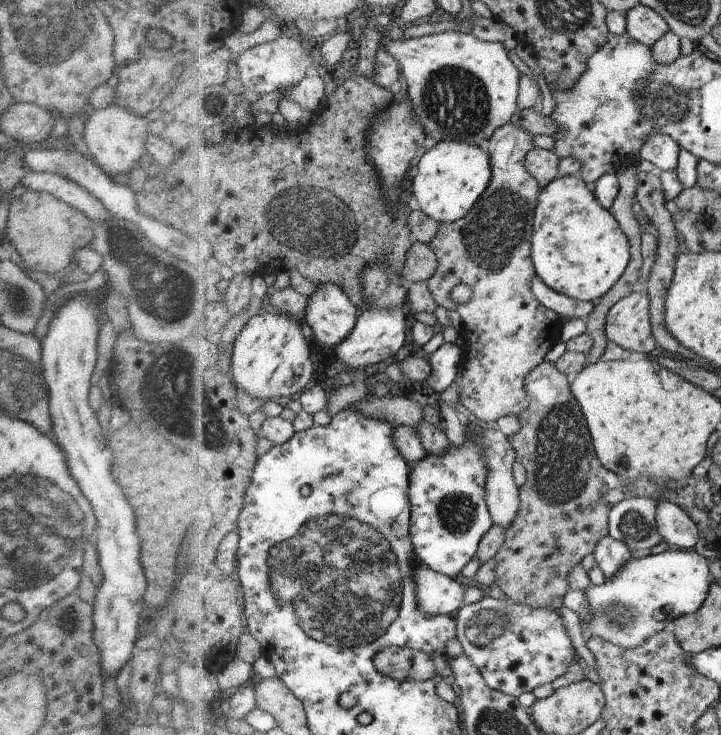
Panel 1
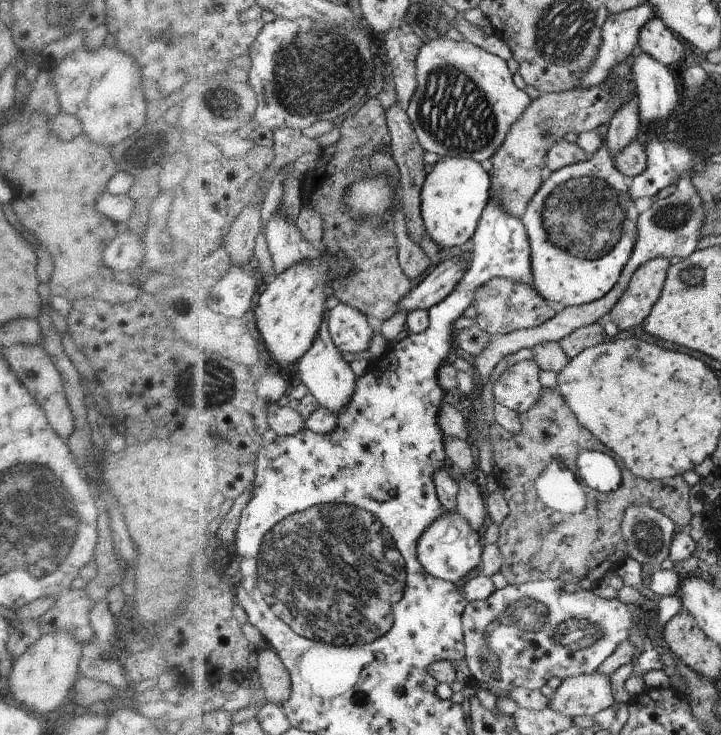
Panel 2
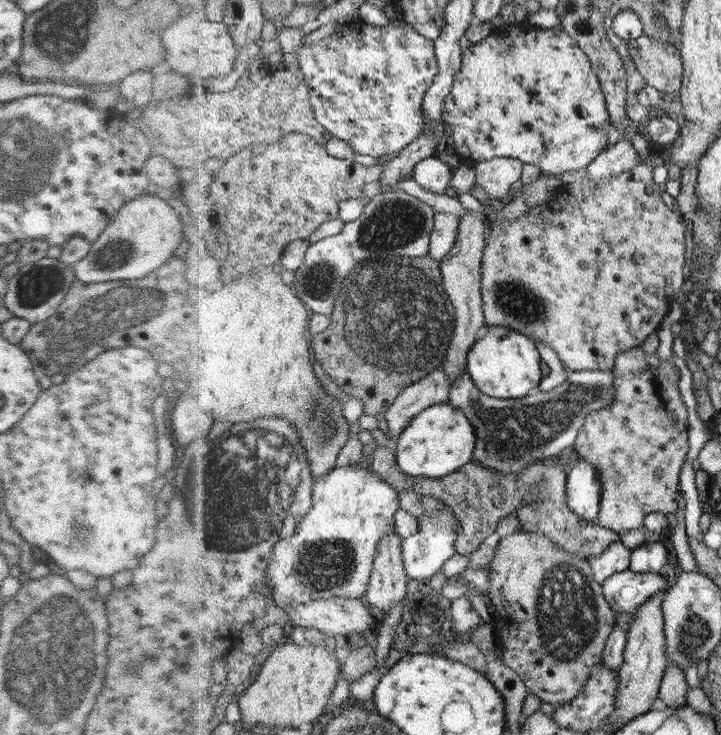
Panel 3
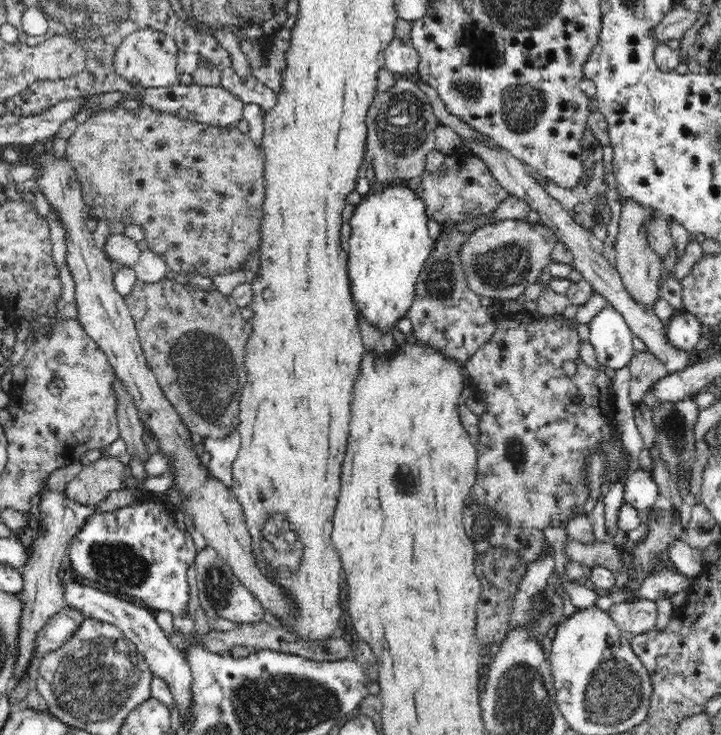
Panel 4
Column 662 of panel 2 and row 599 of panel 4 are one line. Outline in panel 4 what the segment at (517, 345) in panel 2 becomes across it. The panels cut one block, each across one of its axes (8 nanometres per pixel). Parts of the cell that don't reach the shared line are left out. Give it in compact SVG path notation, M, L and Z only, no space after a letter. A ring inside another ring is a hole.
M206 545L197 552L194 568L196 569L196 588L200 607L209 620L224 618L234 623L253 623L263 620L264 608L250 590L243 586L233 574L231 567L216 552L216 549Z

